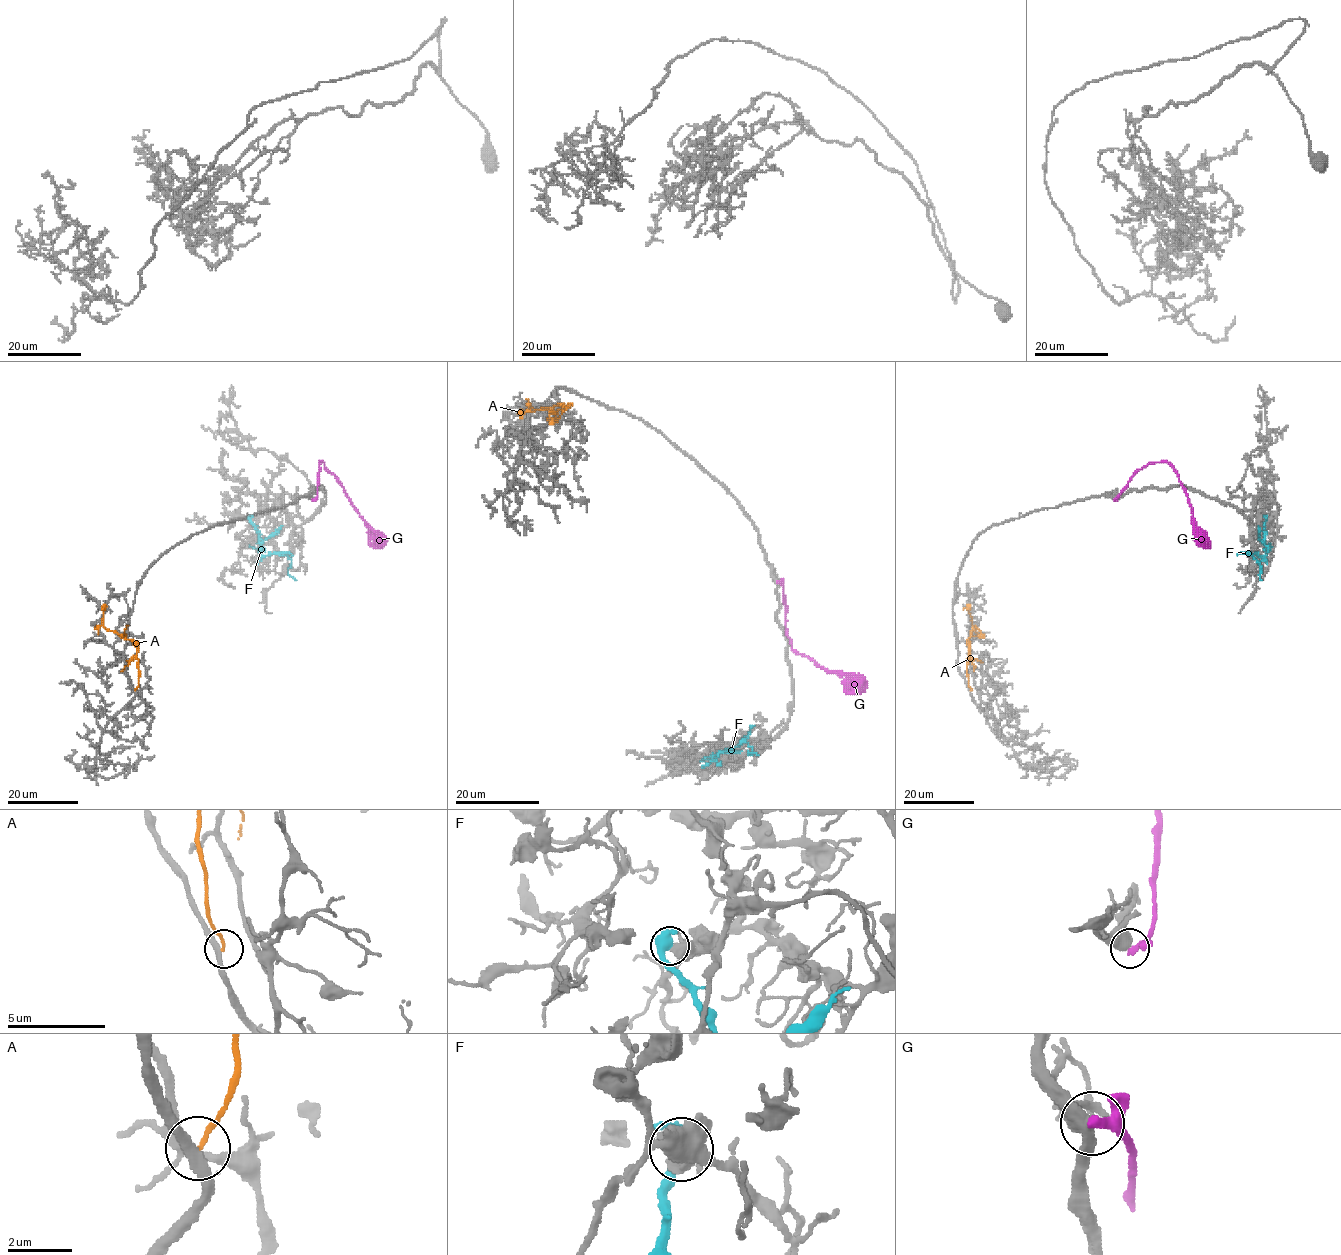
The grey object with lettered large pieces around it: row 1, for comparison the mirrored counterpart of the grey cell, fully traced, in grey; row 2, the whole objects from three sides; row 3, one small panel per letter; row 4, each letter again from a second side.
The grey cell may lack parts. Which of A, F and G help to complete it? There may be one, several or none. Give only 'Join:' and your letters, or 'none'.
Join: none

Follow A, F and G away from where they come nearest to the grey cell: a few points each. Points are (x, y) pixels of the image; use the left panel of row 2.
A: (134, 691), (139, 683), (137, 646), (104, 627), (102, 609)
F: (250, 518), (258, 534), (261, 555), (285, 554), (290, 559), (288, 573), (296, 580)
G: (313, 499), (317, 495), (320, 462), (375, 533), (380, 548)

